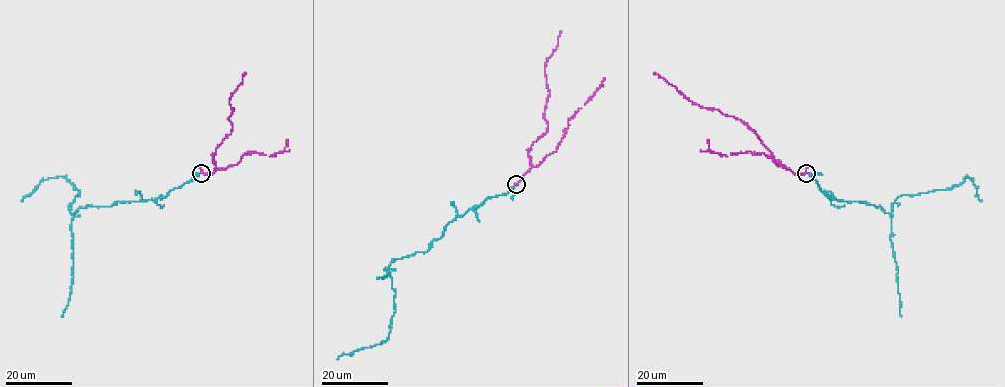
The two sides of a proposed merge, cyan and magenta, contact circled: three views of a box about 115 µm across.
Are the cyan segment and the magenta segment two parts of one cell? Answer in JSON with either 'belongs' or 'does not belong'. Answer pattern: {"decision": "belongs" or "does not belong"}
{"decision": "belongs"}

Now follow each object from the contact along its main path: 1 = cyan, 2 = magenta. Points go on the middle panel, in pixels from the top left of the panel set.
1: (516, 184), (458, 215), (425, 252), (391, 263), (386, 270), (395, 313), (389, 337), (337, 359)
2: (516, 184), (531, 165), (530, 145), (548, 127), (544, 118), (549, 96), (545, 67), (557, 45), (560, 30)

